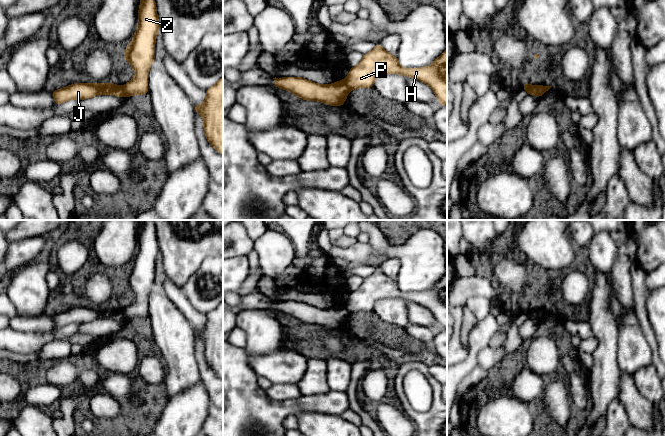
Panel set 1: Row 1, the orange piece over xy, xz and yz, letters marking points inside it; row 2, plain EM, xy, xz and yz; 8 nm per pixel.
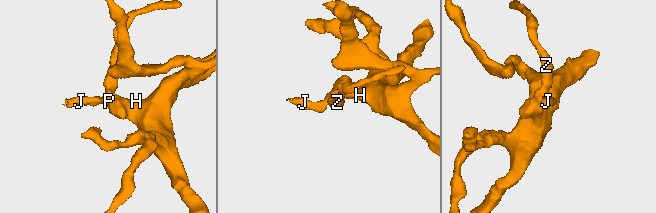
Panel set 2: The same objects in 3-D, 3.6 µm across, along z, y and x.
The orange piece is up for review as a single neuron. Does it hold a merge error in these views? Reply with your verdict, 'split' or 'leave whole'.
split

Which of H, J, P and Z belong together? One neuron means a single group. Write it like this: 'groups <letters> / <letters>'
groups H P Z / J

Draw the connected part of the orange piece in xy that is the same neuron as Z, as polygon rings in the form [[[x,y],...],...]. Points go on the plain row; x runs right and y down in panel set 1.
[[[141,220],[138,253],[123,278],[123,282],[132,289],[135,295],[134,302],[123,310],[125,321],[149,318],[148,295],[155,286],[155,264],[159,253],[154,221]]]

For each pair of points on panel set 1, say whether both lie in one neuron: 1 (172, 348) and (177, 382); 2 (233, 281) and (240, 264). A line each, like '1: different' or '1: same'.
1: same
2: same

